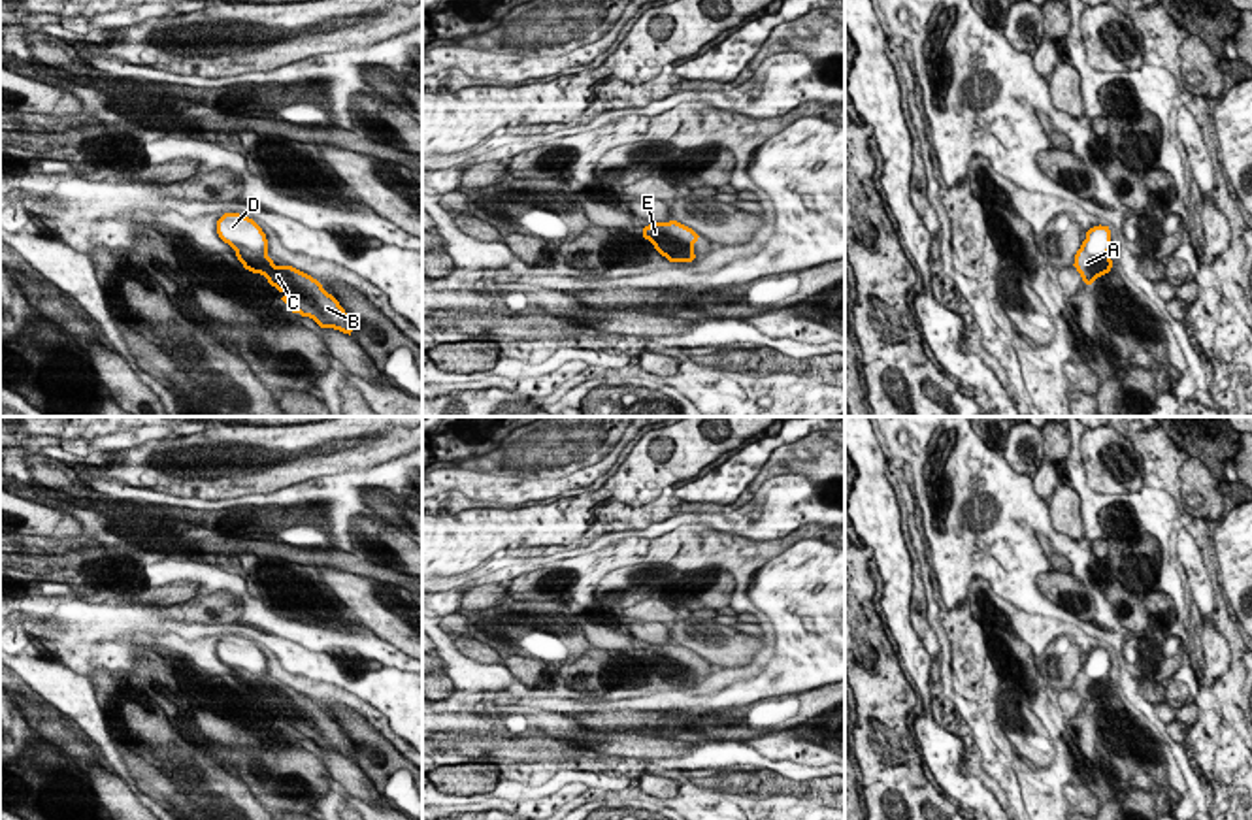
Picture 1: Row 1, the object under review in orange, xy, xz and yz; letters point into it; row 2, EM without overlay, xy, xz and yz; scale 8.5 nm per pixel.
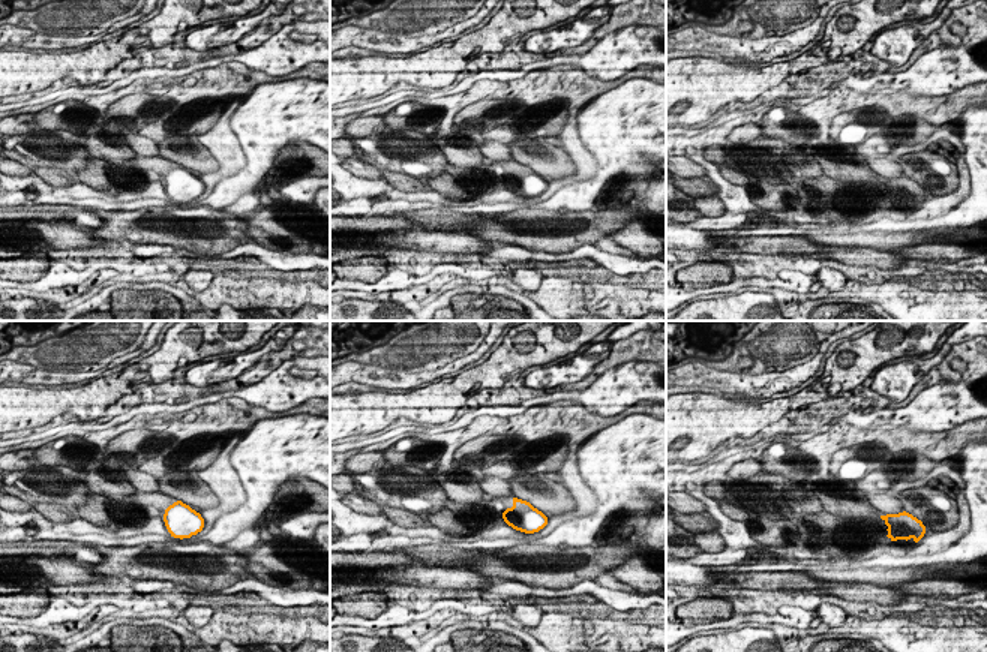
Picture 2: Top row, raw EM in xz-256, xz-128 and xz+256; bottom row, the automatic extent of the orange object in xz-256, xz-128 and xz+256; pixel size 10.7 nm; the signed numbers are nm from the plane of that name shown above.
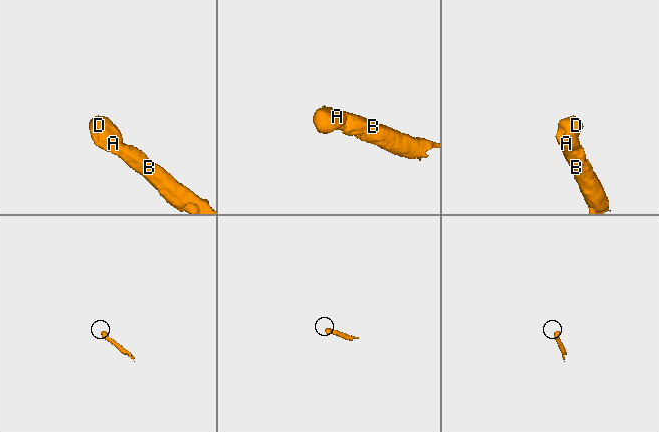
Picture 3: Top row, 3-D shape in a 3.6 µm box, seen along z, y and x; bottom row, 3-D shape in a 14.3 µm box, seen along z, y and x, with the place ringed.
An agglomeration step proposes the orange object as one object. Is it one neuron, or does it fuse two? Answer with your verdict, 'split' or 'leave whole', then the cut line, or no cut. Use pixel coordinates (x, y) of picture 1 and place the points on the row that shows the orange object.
leave whole; no cut

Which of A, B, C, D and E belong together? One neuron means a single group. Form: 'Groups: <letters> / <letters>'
Groups: A B C D E

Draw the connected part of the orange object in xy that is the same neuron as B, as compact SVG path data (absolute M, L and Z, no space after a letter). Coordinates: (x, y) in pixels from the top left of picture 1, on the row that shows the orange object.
M224 213L217 221L217 234L236 251L245 270L264 275L272 287L285 294L281 300L292 313L313 319L321 328L351 336L354 330L351 317L317 279L292 266L273 264L268 256L266 234L253 219Z

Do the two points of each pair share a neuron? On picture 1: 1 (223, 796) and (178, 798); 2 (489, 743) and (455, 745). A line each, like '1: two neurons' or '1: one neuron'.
1: two neurons
2: one neuron

